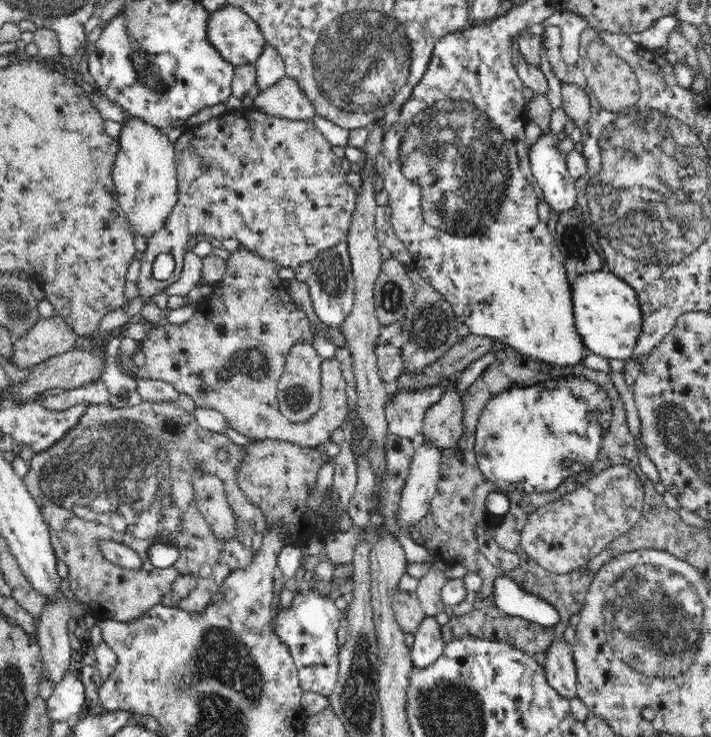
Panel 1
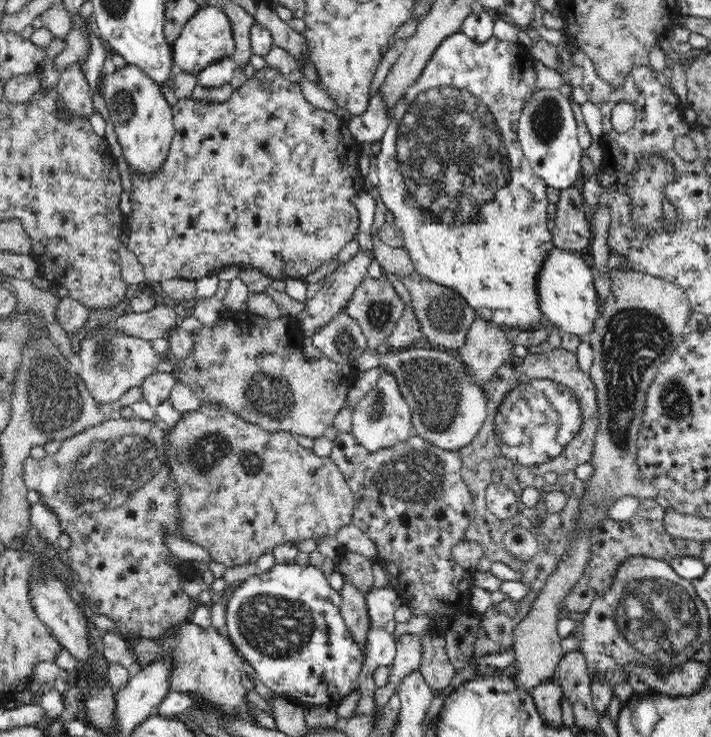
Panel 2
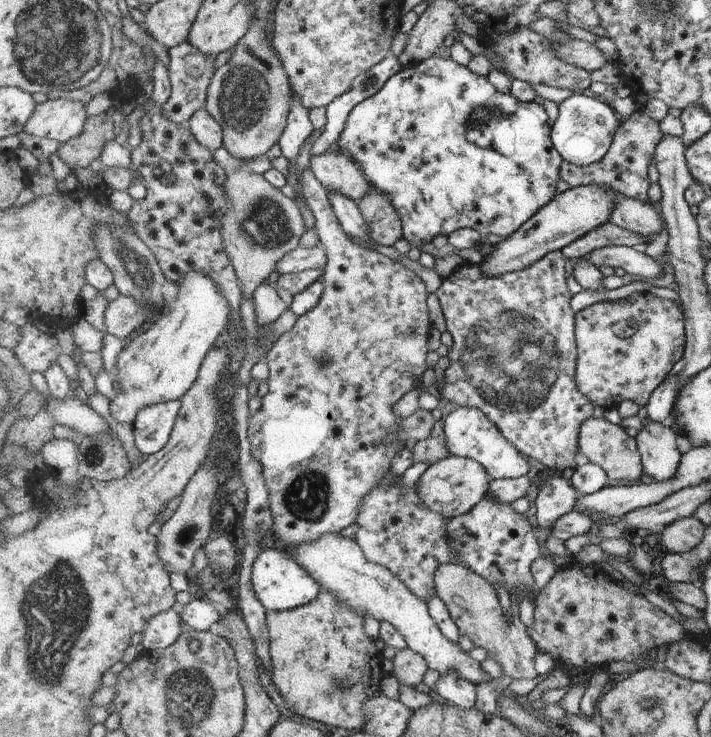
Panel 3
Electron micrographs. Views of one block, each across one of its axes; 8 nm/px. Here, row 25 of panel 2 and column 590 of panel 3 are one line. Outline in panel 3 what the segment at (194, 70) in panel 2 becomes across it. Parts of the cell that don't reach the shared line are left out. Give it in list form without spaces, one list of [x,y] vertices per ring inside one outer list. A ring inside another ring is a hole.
[[[598,184],[574,187],[563,193],[558,193],[545,207],[542,207],[532,219],[527,220],[517,232],[504,237],[502,242],[492,245],[492,252],[484,257],[481,265],[482,272],[490,278],[508,275],[509,272],[518,272],[530,268],[538,260],[544,259],[550,252],[561,251],[575,240],[588,235],[594,228],[608,223],[617,206],[618,192],[612,188],[604,188]]]

